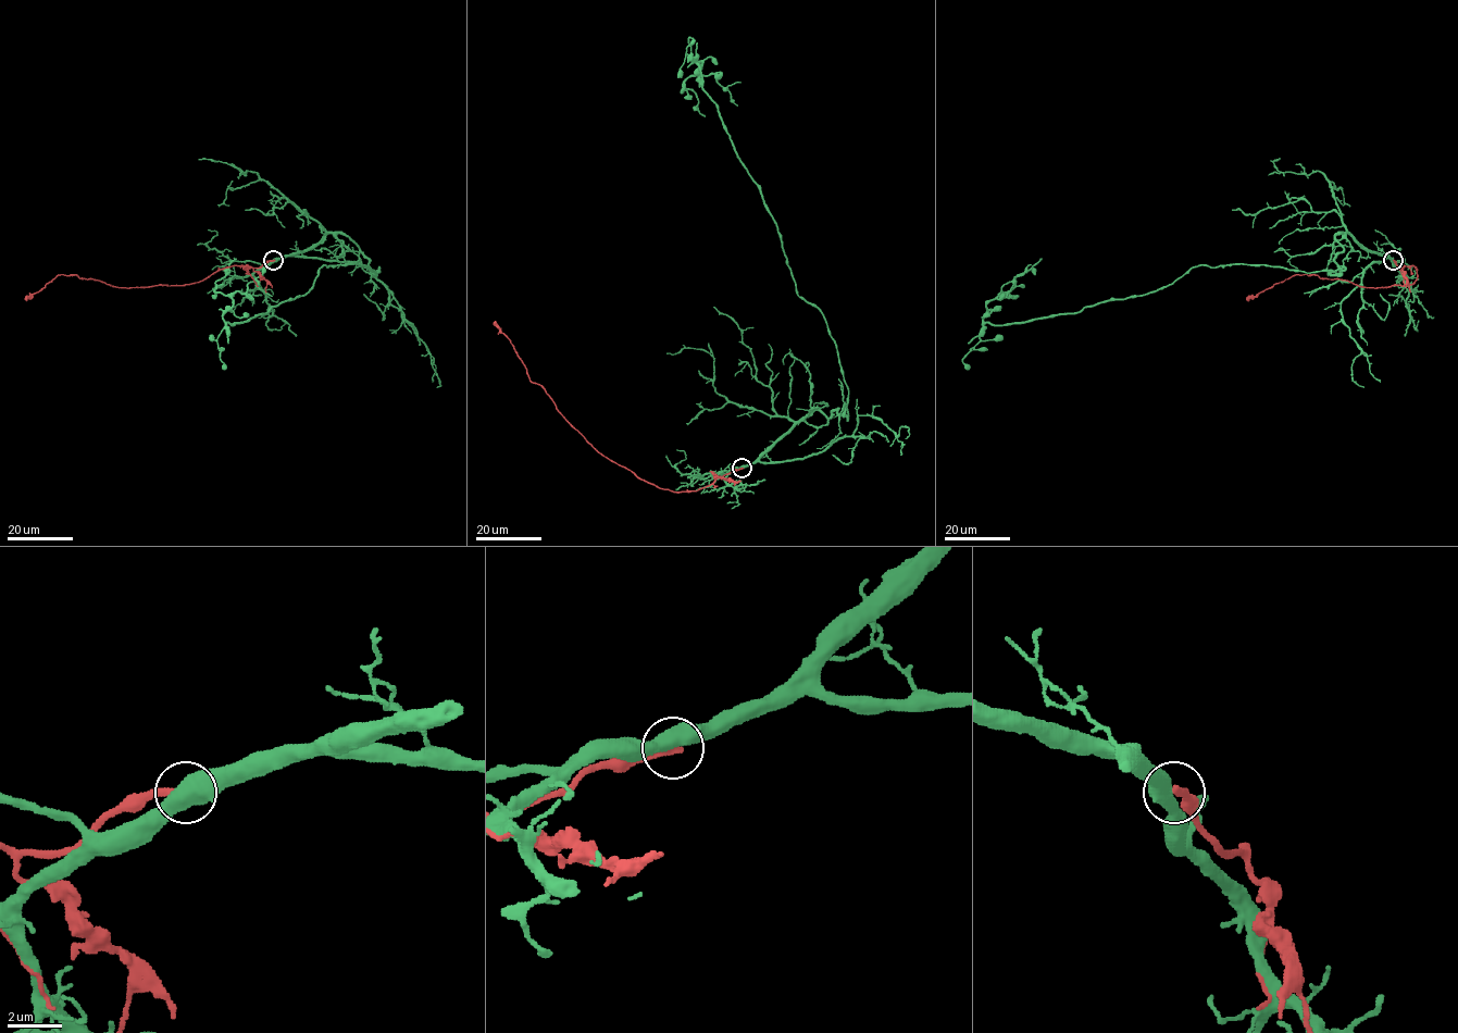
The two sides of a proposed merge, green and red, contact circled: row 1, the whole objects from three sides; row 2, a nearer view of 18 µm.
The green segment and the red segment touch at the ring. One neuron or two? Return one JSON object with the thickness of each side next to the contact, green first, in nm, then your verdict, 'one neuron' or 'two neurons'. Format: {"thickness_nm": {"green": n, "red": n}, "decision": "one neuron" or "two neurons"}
{"thickness_nm": {"green": 550, "red": 300}, "decision": "two neurons"}

